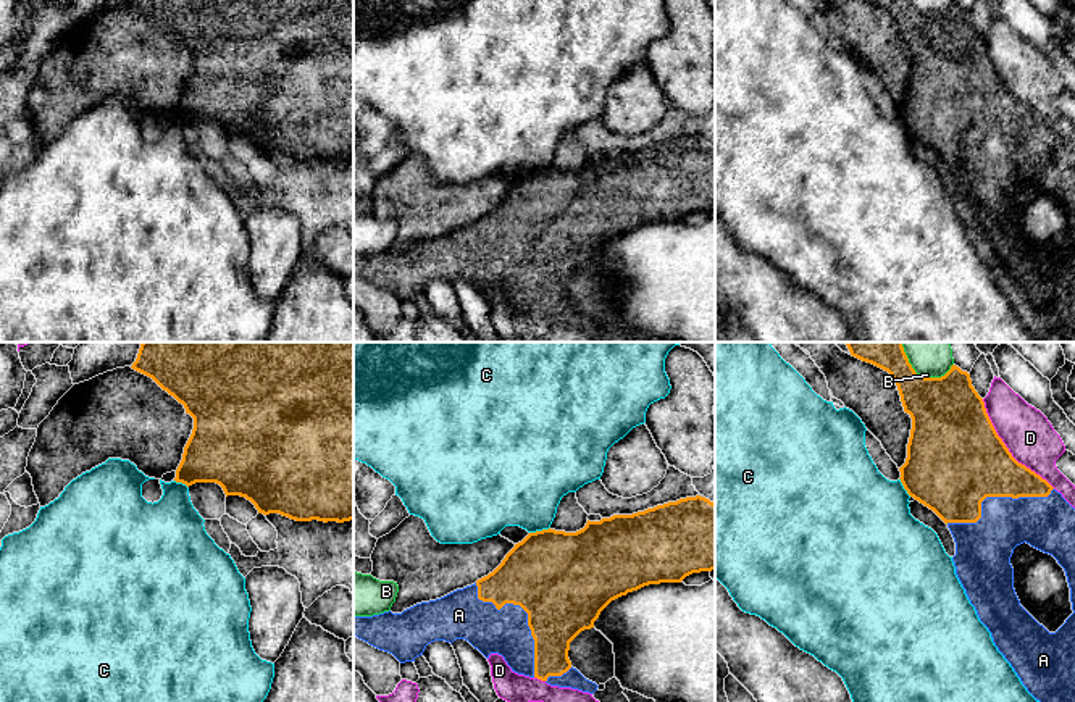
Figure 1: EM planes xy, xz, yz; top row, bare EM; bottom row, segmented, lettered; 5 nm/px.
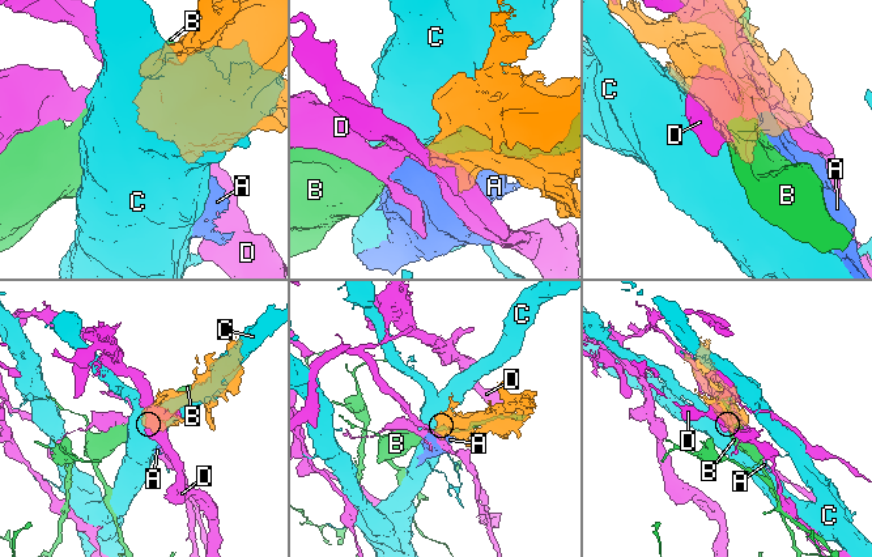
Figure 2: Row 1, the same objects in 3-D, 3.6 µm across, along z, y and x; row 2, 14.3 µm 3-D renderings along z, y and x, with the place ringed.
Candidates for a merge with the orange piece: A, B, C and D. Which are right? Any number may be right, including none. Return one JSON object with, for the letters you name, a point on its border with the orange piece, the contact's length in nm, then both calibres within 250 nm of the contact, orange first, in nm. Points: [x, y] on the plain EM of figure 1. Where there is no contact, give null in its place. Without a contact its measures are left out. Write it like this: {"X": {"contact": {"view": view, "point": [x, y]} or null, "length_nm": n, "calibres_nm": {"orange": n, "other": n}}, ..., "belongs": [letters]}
{"A": {"contact": {"view": "xz", "point": [527, 250]}, "length_nm": 550, "calibres_nm": {"orange": 480, "other": 240}}, "belongs": ["A"]}

